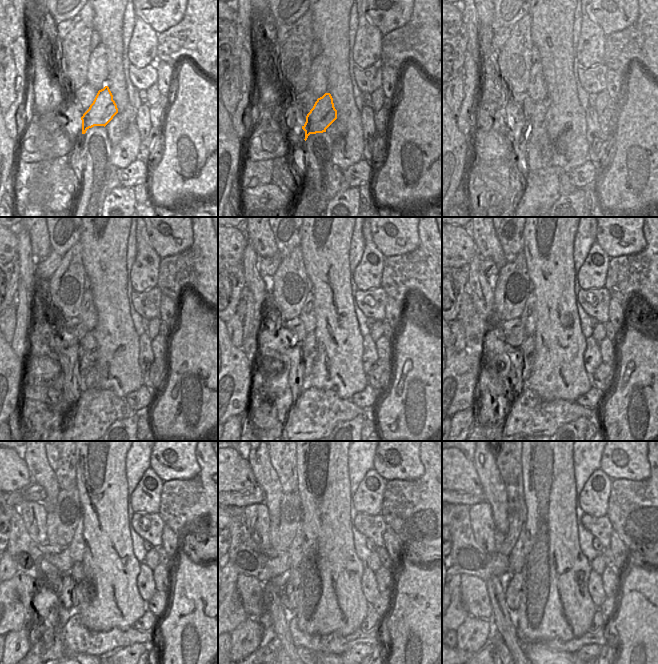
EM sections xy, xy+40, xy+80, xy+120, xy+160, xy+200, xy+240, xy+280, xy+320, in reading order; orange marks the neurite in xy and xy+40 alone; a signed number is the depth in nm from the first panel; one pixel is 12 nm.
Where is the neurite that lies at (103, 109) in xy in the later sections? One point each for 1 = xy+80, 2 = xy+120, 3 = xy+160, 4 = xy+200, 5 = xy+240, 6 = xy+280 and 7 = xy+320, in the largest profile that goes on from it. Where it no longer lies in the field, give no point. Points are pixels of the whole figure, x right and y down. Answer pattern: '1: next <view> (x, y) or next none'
1: next xy+80 (537, 127)
2: next xy+120 (88, 348)
3: next xy+160 (309, 348)
4: next xy+200 (527, 347)
5: next xy+240 (76, 572)
6: next xy+280 (291, 601)
7: next xy+320 (514, 586)

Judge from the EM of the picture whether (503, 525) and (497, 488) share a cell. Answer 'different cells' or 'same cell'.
same cell

